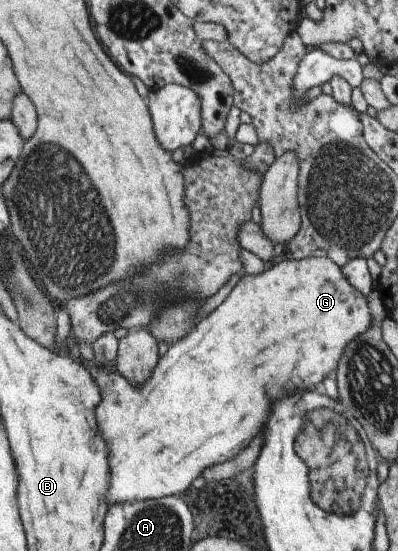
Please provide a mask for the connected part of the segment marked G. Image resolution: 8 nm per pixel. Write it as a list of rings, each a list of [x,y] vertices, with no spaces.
[[[292,257],[280,258],[271,262],[260,275],[243,273],[240,281],[236,283],[236,286],[230,291],[230,294],[221,305],[218,305],[214,311],[202,319],[190,333],[186,333],[180,341],[168,346],[168,351],[158,358],[158,365],[156,365],[154,373],[148,377],[148,381],[142,387],[130,385],[113,368],[98,366],[92,362],[87,370],[92,375],[92,379],[96,381],[100,393],[102,393],[102,401],[96,405],[98,433],[100,433],[100,437],[104,439],[104,443],[108,447],[108,465],[110,465],[110,485],[108,485],[108,497],[106,497],[108,507],[118,505],[118,503],[126,503],[126,501],[128,503],[132,503],[132,501],[148,501],[184,493],[192,485],[192,481],[202,475],[204,469],[212,467],[212,465],[218,465],[218,463],[224,463],[224,461],[236,457],[238,453],[242,453],[246,449],[246,445],[252,441],[252,437],[258,435],[258,431],[262,429],[262,425],[266,421],[270,401],[274,397],[278,397],[278,393],[284,391],[284,389],[308,389],[308,391],[312,391],[310,387],[314,387],[314,385],[316,385],[316,388],[321,388],[326,375],[332,369],[334,369],[332,375],[337,371],[338,363],[342,359],[348,343],[352,343],[358,335],[368,331],[371,321],[372,316],[367,297],[364,297],[360,291],[356,291],[348,283],[346,277],[342,275],[341,268],[330,258],[307,257],[299,260],[295,260]]]

